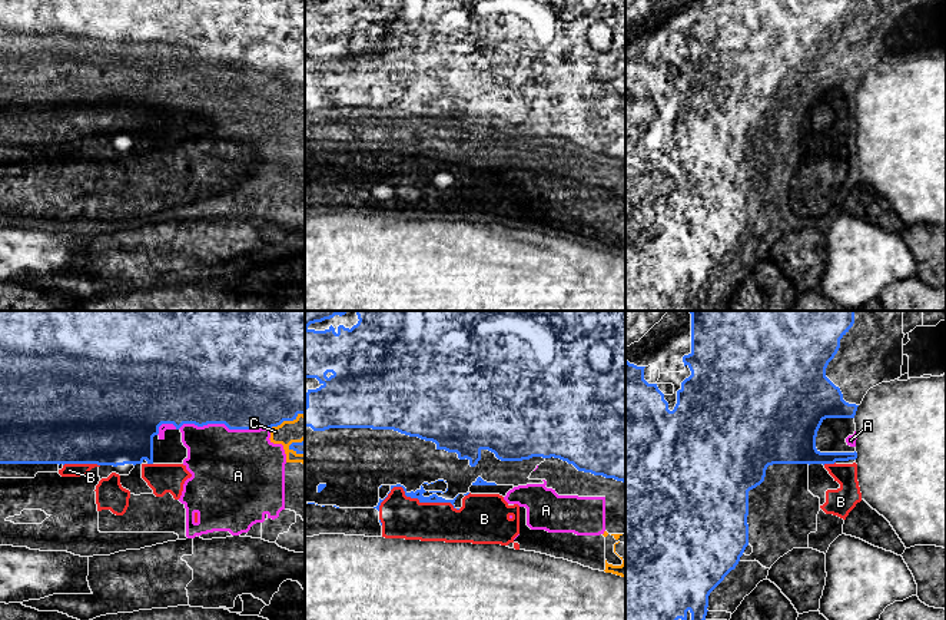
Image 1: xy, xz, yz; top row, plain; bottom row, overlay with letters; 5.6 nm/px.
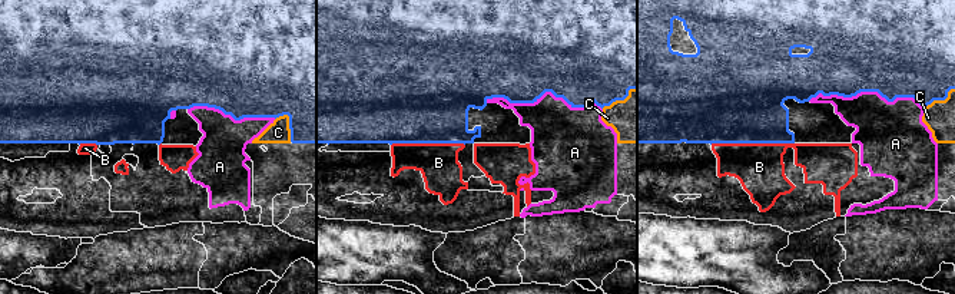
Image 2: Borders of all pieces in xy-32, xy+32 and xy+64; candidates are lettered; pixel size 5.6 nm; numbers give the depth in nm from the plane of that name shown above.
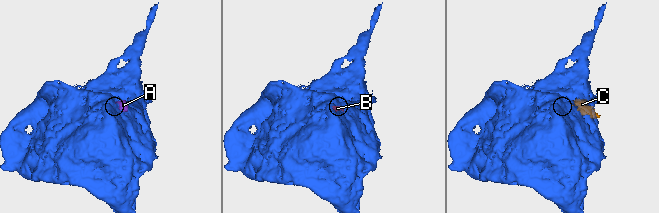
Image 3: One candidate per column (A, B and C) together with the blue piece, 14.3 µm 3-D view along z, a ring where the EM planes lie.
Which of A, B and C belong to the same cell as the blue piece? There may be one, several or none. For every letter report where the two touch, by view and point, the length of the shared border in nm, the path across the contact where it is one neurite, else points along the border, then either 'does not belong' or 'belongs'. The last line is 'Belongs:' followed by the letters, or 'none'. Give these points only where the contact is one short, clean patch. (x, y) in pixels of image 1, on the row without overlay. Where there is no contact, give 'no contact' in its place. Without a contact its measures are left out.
A: xy (211, 102) | 650 nm | does not belong
B: xz (417, 176) | 460 nm | does not belong
C: xy (286, 99) | 220 nm | does not belong
Belongs: none

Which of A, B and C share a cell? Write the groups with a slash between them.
A C / B

